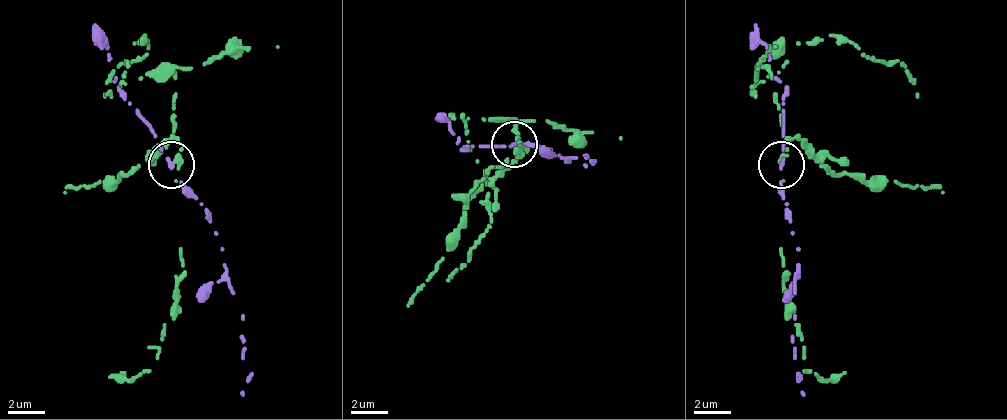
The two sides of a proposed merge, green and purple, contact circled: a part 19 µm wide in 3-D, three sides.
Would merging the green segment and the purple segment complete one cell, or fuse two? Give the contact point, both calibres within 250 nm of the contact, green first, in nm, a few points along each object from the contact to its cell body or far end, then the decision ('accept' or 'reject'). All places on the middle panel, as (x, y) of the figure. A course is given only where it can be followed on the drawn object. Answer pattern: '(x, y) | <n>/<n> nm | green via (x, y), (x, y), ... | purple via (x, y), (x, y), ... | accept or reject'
(514, 144) | 320/220 nm | green via (517, 142), (513, 124), (467, 119), (467, 142), (476, 161), (490, 212), (485, 230), (448, 281) | purple via (513, 142), (550, 147), (564, 161), (587, 156), (596, 161), (582, 166) | reject

